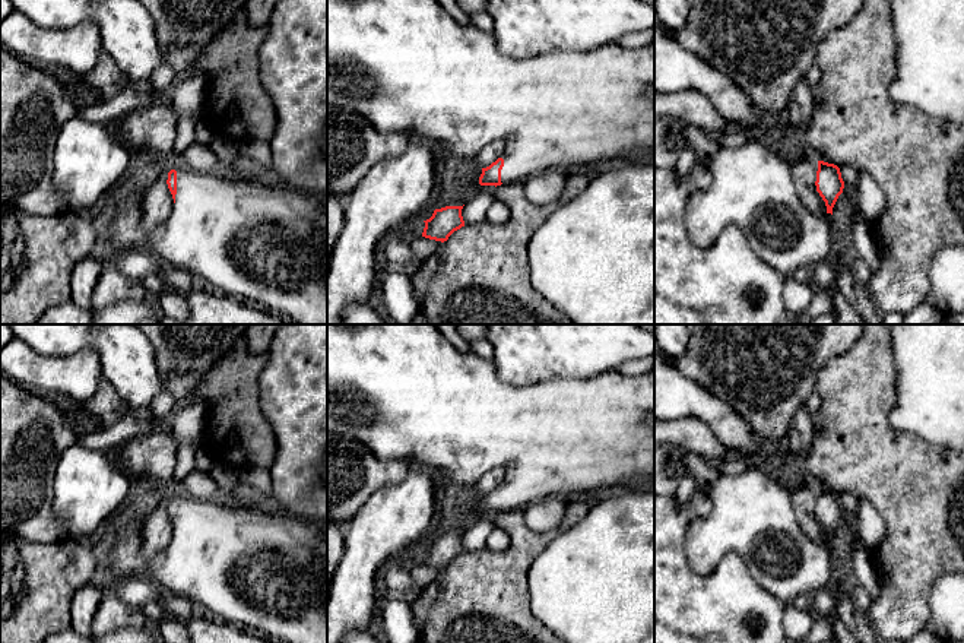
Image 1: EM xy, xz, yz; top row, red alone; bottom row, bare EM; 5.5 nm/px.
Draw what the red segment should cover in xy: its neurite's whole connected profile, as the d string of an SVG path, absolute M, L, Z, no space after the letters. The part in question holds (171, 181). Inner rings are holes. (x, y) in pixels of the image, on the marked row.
M180 167L177 171L171 170L167 180L168 189L172 194L174 205L172 212L168 219L159 224L152 231L143 229L145 216L145 196L129 196L121 203L111 203L108 208L112 215L112 247L115 254L123 254L127 251L145 251L158 257L159 260L167 260L171 265L190 272L197 282L209 282L215 292L235 297L244 303L257 301L267 305L273 313L279 316L286 316L297 324L327 324L327 243L323 231L318 228L318 218L327 210L327 197L305 193L301 190L286 190L267 187L260 183L251 183L240 180L234 175L225 175L219 171L216 172L199 172L187 167Z

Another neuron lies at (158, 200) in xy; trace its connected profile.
M180 159L167 161L156 181L149 187L145 194L145 216L143 229L152 231L159 224L165 222L172 212L174 199L168 189L167 180L171 170L183 167Z

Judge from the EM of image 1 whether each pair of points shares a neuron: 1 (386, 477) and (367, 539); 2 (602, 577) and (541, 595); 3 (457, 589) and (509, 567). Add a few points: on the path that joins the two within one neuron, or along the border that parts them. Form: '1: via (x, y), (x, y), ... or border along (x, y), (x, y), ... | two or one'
1: border along (412, 468), (400, 481), (379, 488), (360, 510) | two
2: via (587, 586), (567, 595), (555, 595) | one
3: via (471, 589), (487, 589), (495, 580) | one

